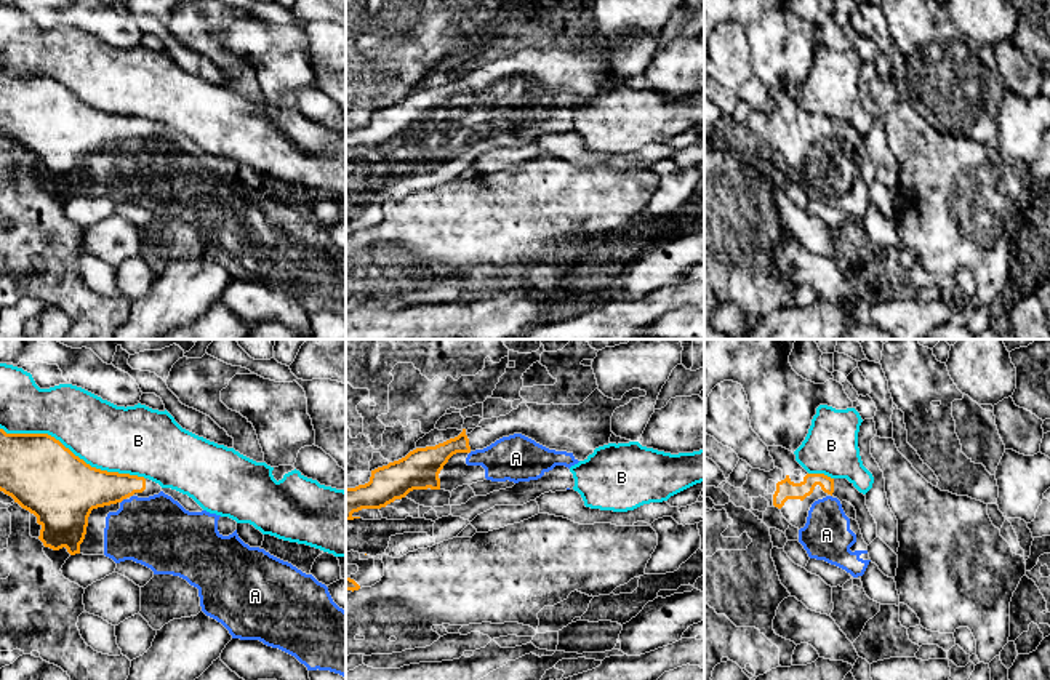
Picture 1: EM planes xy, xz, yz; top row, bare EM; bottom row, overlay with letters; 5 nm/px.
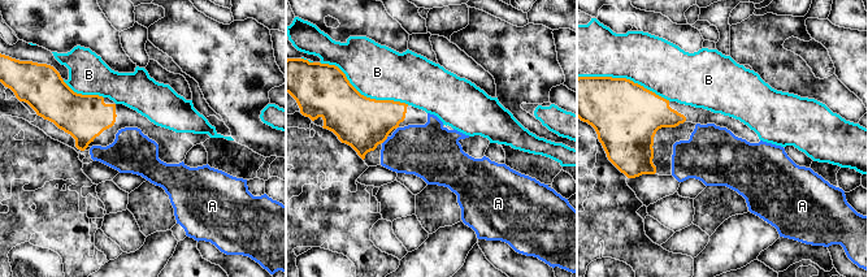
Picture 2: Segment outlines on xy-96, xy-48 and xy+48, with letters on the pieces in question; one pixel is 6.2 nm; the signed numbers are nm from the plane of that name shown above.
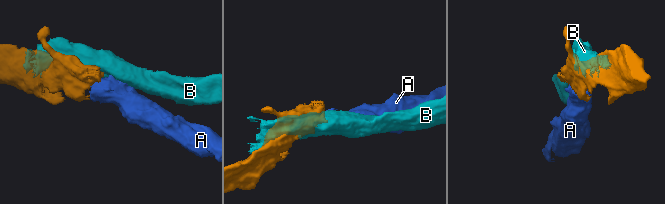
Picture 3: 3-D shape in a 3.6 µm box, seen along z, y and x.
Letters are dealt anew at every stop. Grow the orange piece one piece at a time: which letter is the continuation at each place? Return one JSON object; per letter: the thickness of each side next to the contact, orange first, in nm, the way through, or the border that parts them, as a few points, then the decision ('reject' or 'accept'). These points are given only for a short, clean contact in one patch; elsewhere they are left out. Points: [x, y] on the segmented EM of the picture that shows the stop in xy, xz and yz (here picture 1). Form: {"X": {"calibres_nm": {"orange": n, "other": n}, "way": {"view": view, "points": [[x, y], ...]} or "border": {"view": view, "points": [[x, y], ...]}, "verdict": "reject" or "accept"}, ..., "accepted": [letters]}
{"A": {"calibres_nm": {"orange": 280, "other": 360}, "way": {"view": "xy", "points": [[74, 488], [111, 488], [122, 500], [157, 532]]}, "verdict": "accept"}, "B": {"calibres_nm": {"orange": 380, "other": 340}, "verdict": "reject"}, "accepted": ["A"]}

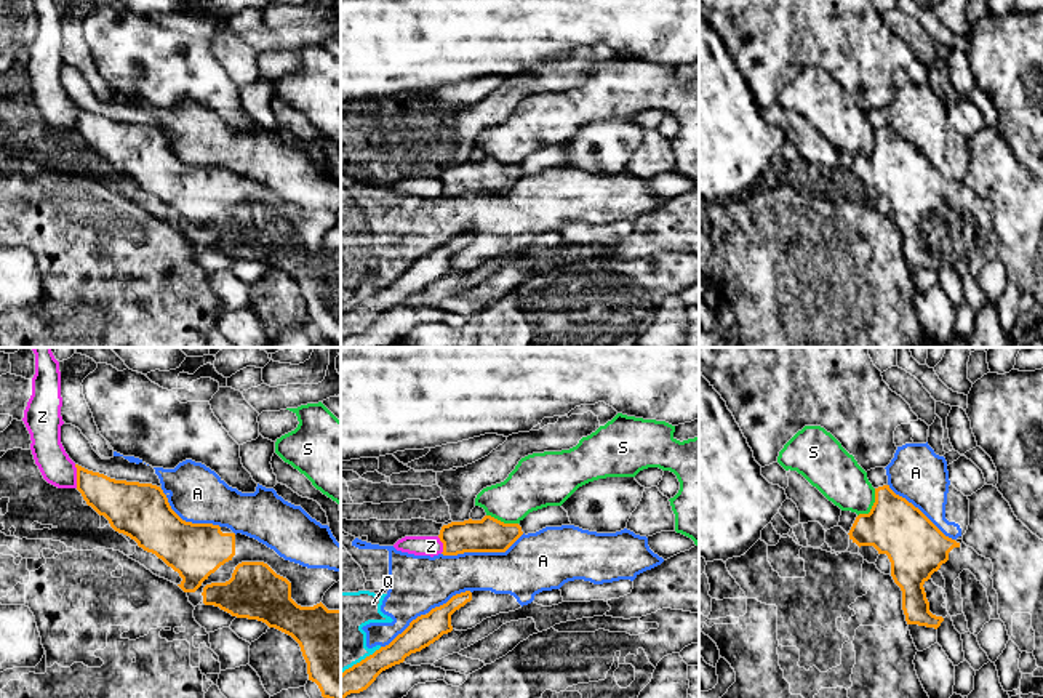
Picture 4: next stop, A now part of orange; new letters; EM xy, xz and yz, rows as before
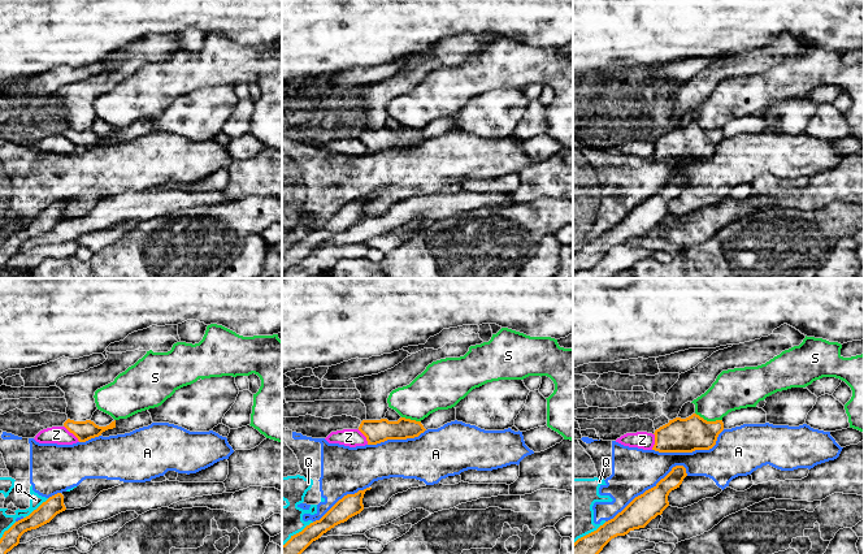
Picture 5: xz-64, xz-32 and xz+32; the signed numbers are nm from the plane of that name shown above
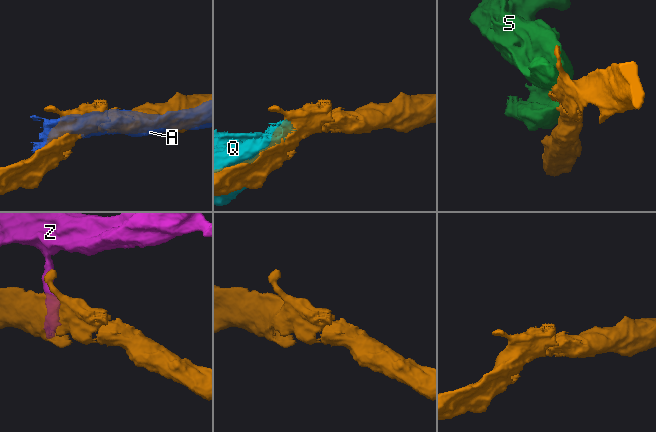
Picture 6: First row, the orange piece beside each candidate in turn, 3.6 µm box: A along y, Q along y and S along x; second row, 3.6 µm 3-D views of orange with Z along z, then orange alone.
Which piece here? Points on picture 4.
{"A": {"calibres_nm": {"orange": 180, "other": 280}, "verdict": "reject"}, "Q": {"calibres_nm": {"orange": 140, "other": 260}, "verdict": "reject"}, "S": {"calibres_nm": {"orange": 280, "other": 240}, "border": {"view": "yz", "points": [[875, 489], [872, 508], [858, 516]]}, "verdict": "reject"}, "Z": {"calibres_nm": {"orange": 220, "other": 160}, "verdict": "reject"}, "accepted": []}

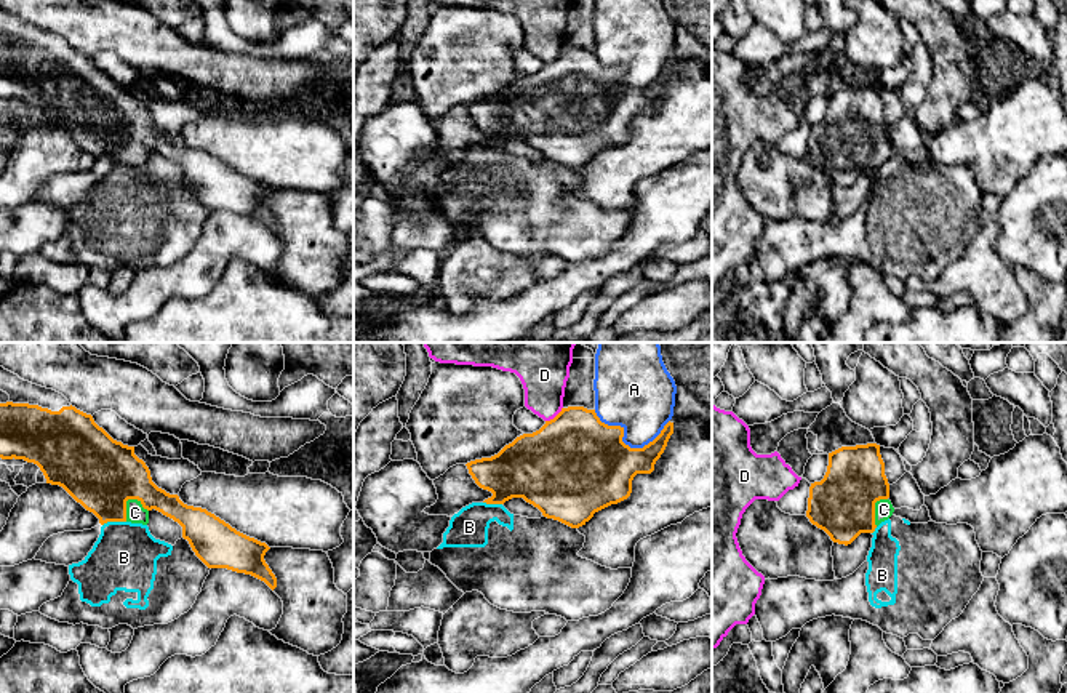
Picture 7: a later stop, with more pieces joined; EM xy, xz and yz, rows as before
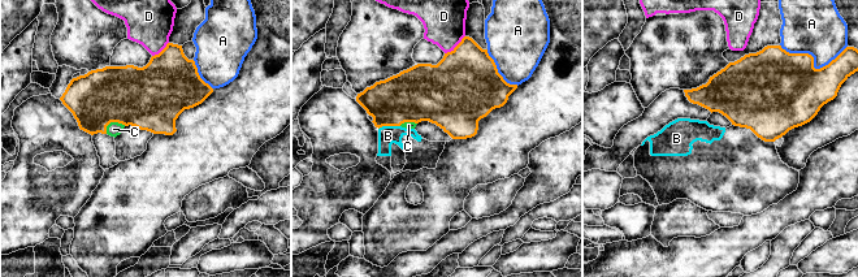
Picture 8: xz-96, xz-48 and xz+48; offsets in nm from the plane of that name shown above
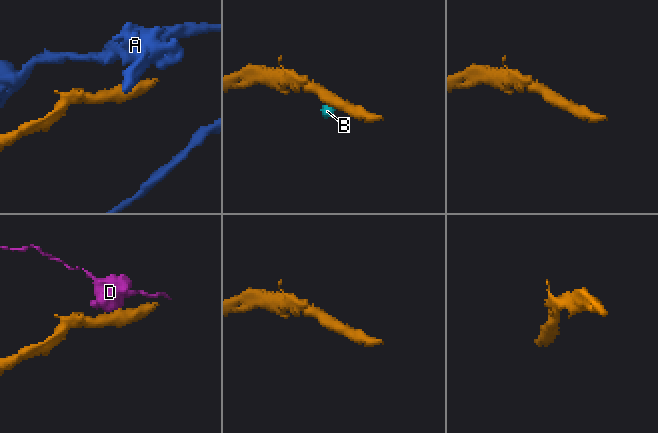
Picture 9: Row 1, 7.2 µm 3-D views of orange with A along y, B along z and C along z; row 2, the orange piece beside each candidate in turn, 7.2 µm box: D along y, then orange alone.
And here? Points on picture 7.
{"A": {"calibres_nm": {"orange": 480, "other": 360}, "verdict": "reject"}, "B": {"calibres_nm": {"orange": 360, "other": 320}, "border": {"view": "xy", "points": [[125, 520], [107, 520], [103, 525]]}, "verdict": "reject"}, "C": {"calibres_nm": {"orange": 360, "other": 100}, "way": {"view": "xy", "points": [[99, 472], [125, 504], [135, 512]]}, "verdict": "accept"}, "D": {"calibres_nm": {"orange": 480, "other": 260}, "border": {"view": "xz", "points": [[562, 407], [546, 421]]}, "verdict": "reject"}, "accepted": ["C"]}

